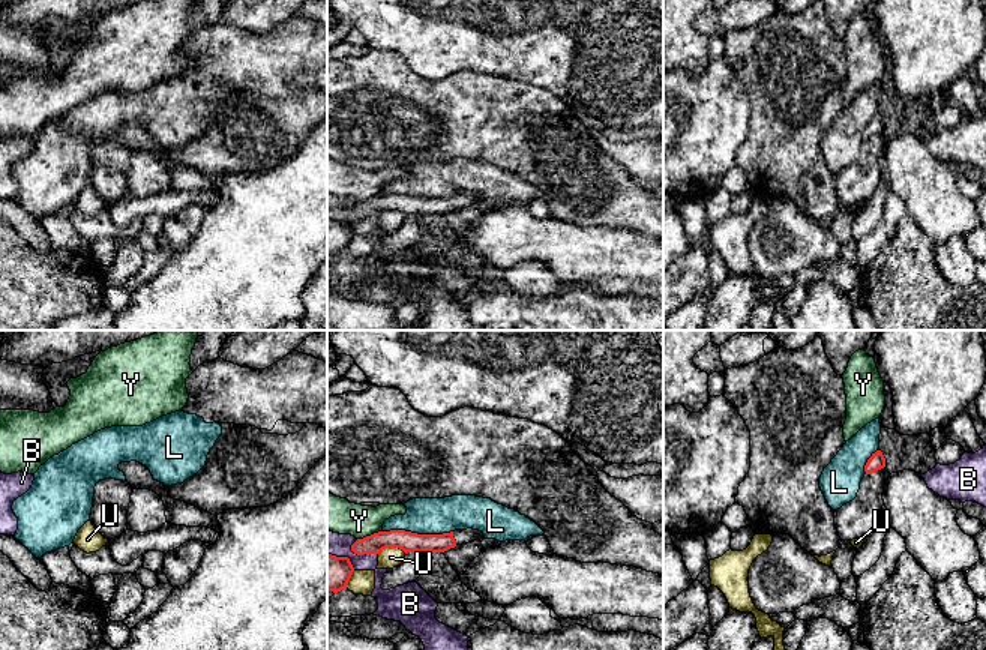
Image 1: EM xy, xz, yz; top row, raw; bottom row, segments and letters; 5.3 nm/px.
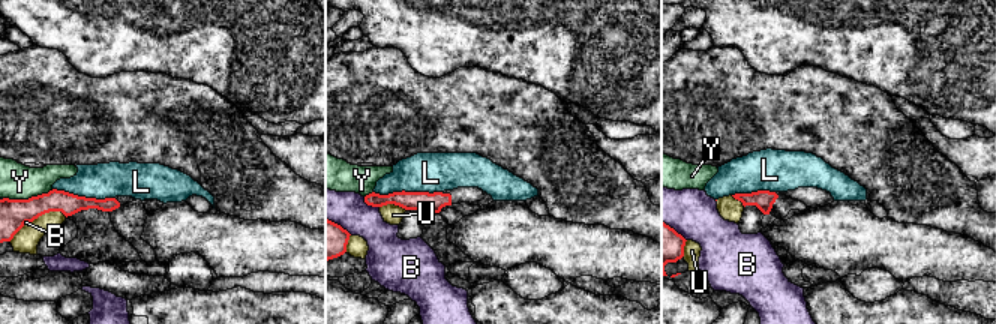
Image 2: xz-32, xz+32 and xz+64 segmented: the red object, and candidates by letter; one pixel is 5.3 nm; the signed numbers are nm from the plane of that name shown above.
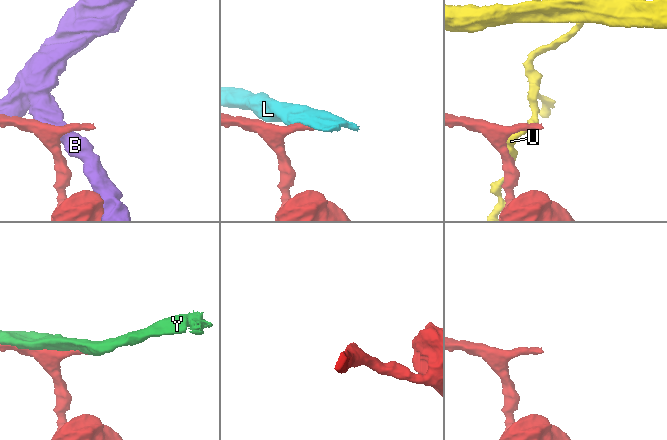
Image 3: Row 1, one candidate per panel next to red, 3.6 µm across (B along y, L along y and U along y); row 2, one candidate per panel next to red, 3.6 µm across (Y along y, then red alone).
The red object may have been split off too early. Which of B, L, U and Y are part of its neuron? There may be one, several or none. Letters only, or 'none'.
none

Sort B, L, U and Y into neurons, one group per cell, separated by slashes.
B / L / U / Y

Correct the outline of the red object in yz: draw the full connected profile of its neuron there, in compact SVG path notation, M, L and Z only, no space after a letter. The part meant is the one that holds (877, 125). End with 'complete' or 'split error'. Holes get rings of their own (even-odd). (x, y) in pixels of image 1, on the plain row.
M876 114L875 117L872 117L872 120L867 123L866 129L864 129L864 135L866 138L872 138L881 132L885 131L885 122L882 119L881 114Z; complete

